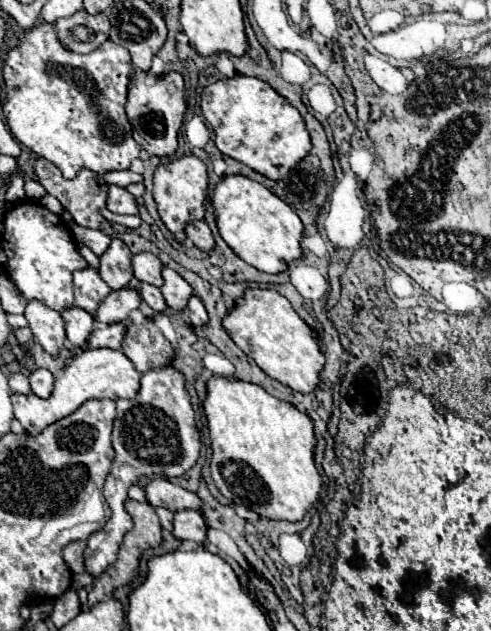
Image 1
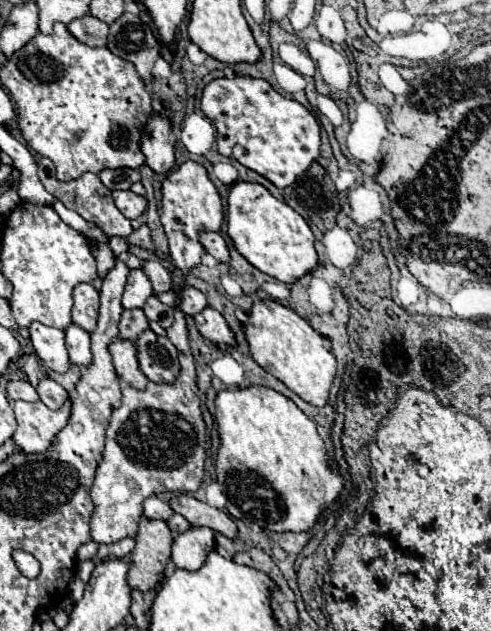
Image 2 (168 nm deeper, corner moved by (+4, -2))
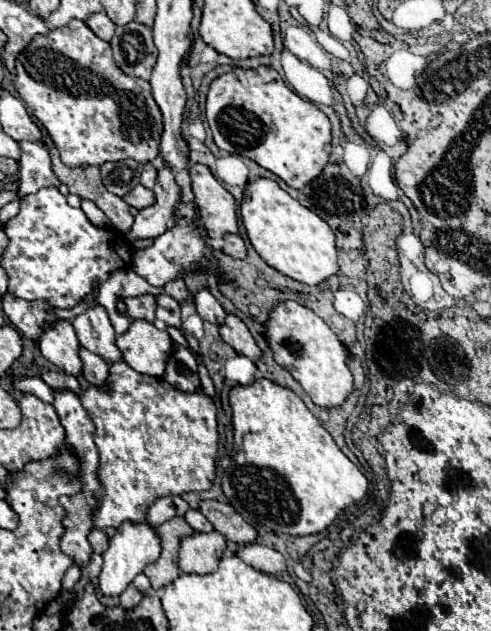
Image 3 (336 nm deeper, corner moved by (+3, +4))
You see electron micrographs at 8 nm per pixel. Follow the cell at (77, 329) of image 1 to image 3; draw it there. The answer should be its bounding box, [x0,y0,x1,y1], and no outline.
[79,348,109,386]

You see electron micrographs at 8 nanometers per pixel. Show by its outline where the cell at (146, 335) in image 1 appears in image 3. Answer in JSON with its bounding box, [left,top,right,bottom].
[163,344,199,392]

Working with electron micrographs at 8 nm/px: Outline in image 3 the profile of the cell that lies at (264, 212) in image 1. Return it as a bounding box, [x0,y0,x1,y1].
[241,178,339,284]

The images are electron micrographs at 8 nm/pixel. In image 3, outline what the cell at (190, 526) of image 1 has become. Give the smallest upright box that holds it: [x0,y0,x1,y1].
[179,532,225,574]

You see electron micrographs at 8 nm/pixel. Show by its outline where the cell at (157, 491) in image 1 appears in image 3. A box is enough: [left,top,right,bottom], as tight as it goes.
[199,500,257,544]

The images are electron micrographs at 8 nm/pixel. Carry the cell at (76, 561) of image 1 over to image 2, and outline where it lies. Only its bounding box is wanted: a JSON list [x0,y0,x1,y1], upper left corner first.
[78,540,98,562]

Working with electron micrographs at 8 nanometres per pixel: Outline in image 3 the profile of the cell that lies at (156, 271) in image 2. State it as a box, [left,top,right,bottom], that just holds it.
[163,276,187,302]

